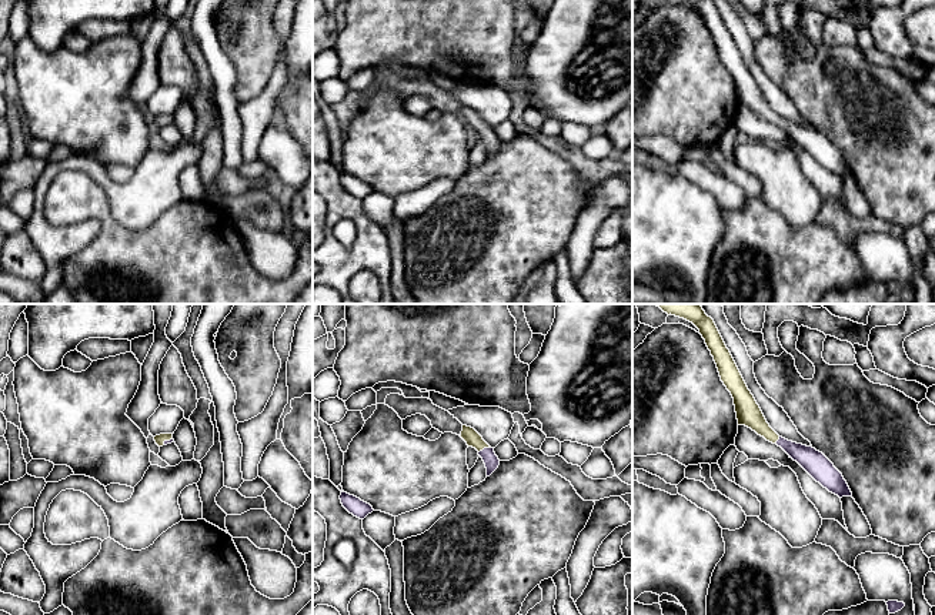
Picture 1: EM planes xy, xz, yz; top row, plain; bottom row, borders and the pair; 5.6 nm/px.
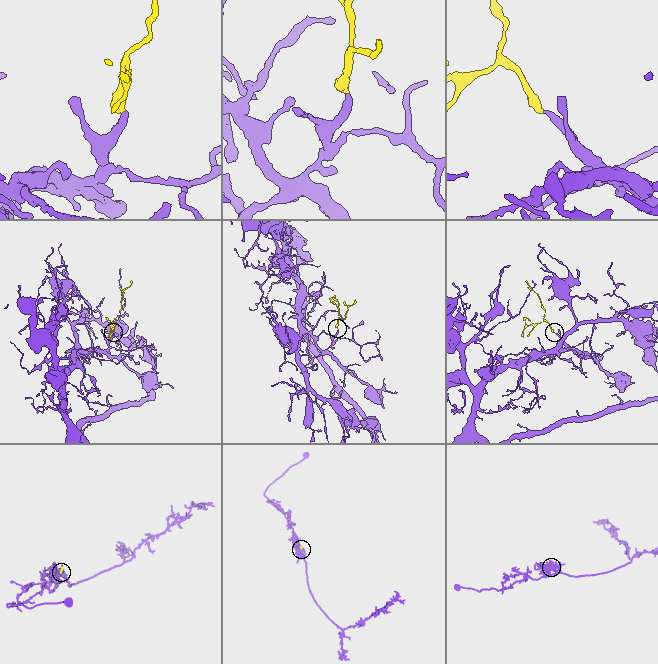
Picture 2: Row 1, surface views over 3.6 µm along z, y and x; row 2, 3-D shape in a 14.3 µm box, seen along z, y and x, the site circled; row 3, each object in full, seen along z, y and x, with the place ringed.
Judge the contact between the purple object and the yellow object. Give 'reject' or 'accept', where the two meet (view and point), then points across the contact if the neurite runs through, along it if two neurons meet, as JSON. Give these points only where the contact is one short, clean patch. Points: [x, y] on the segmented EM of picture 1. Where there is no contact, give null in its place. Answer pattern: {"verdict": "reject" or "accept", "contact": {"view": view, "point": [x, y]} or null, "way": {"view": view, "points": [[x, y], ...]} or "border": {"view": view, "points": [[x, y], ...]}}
{"verdict": "accept", "contact": {"view": "xz", "point": [484, 448]}, "way": {"view": "xz", "points": [[491, 461], [484, 448], [470, 435]]}}

